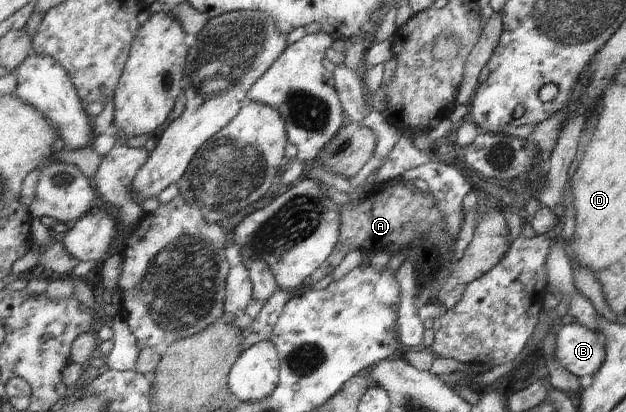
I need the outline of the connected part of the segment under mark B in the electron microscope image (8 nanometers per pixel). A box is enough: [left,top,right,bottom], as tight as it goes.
[556,323,607,377]

